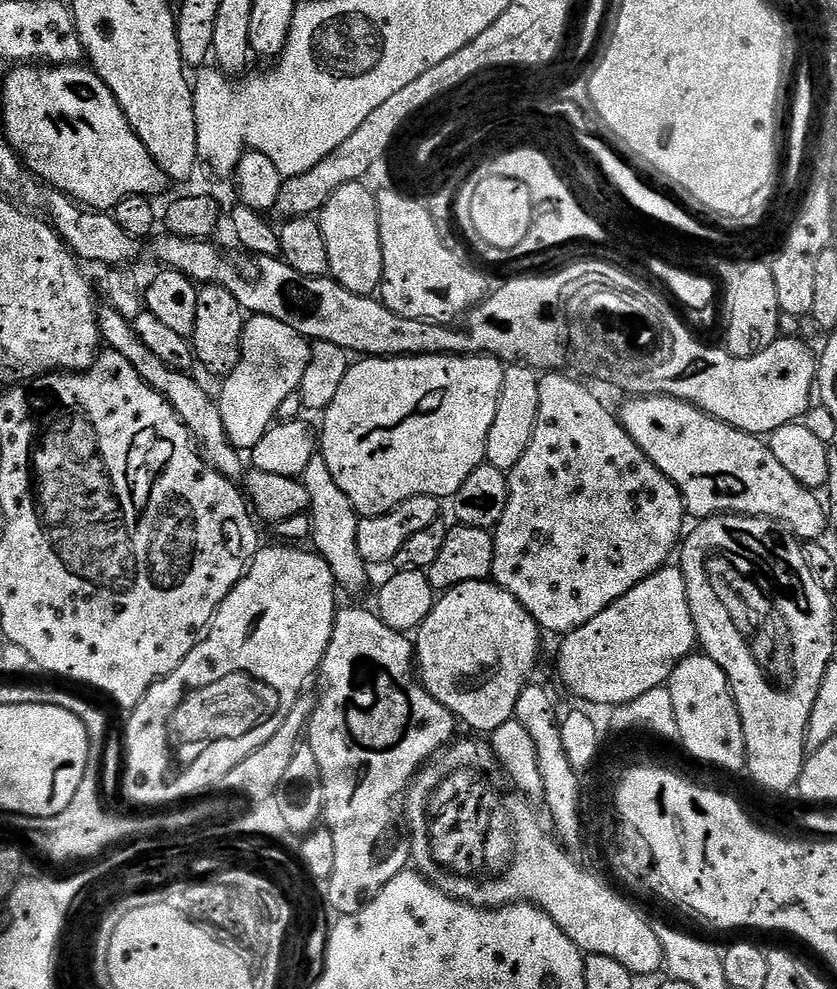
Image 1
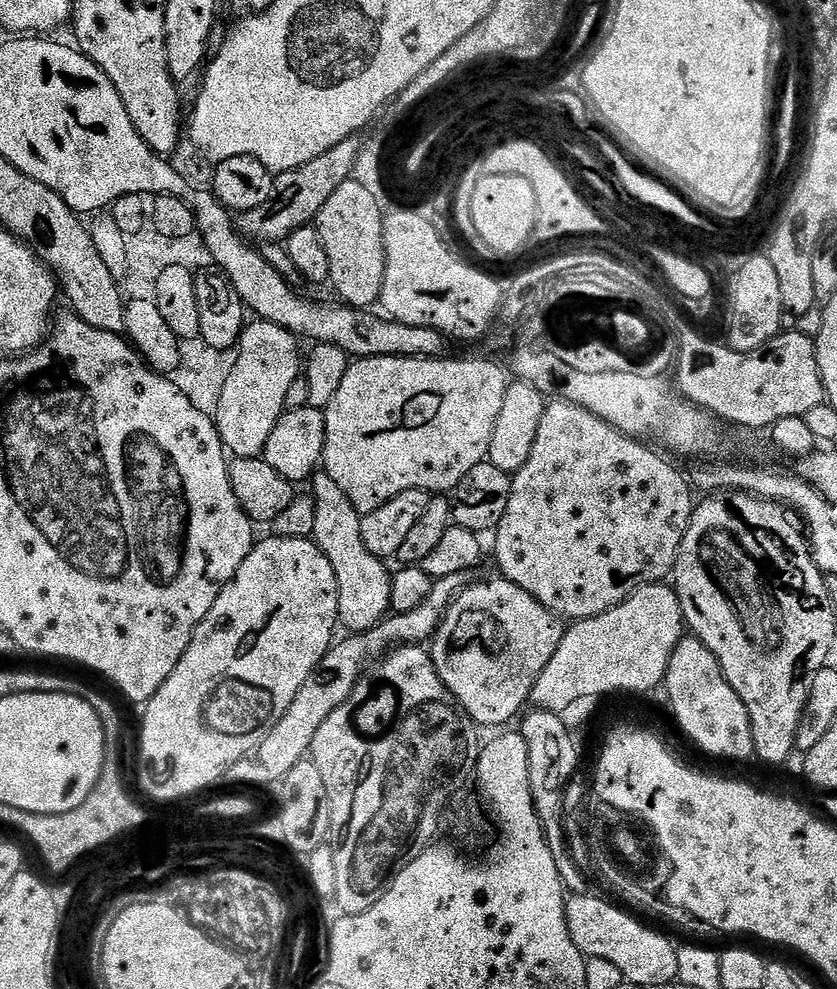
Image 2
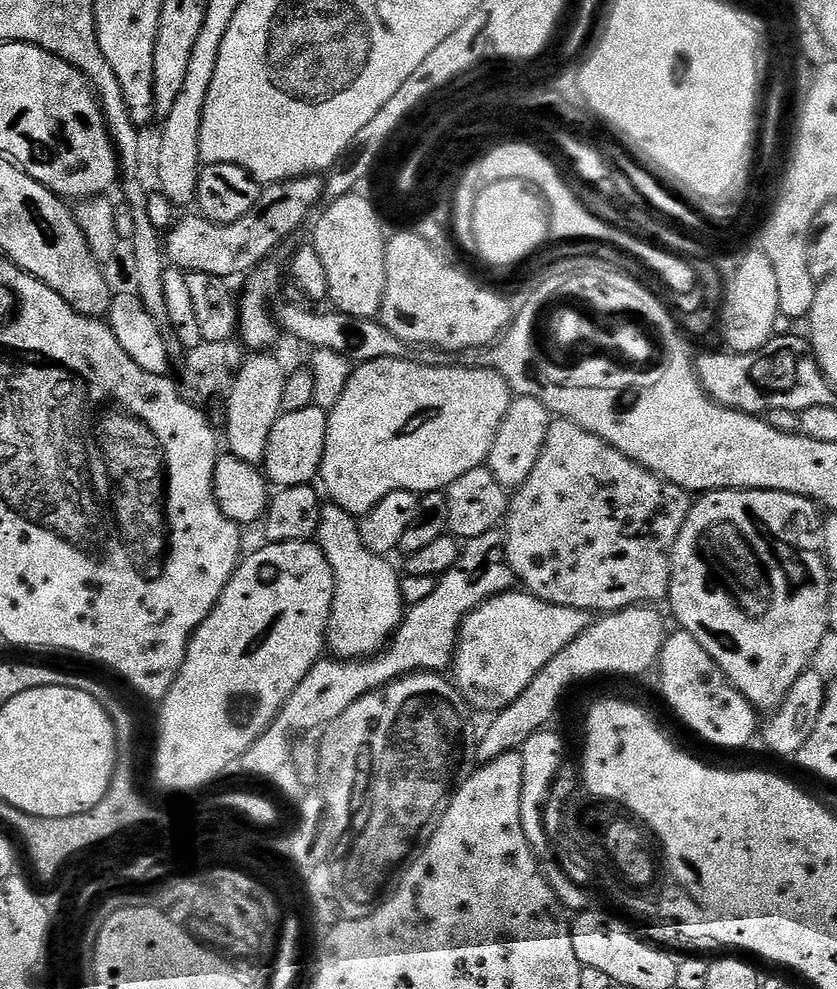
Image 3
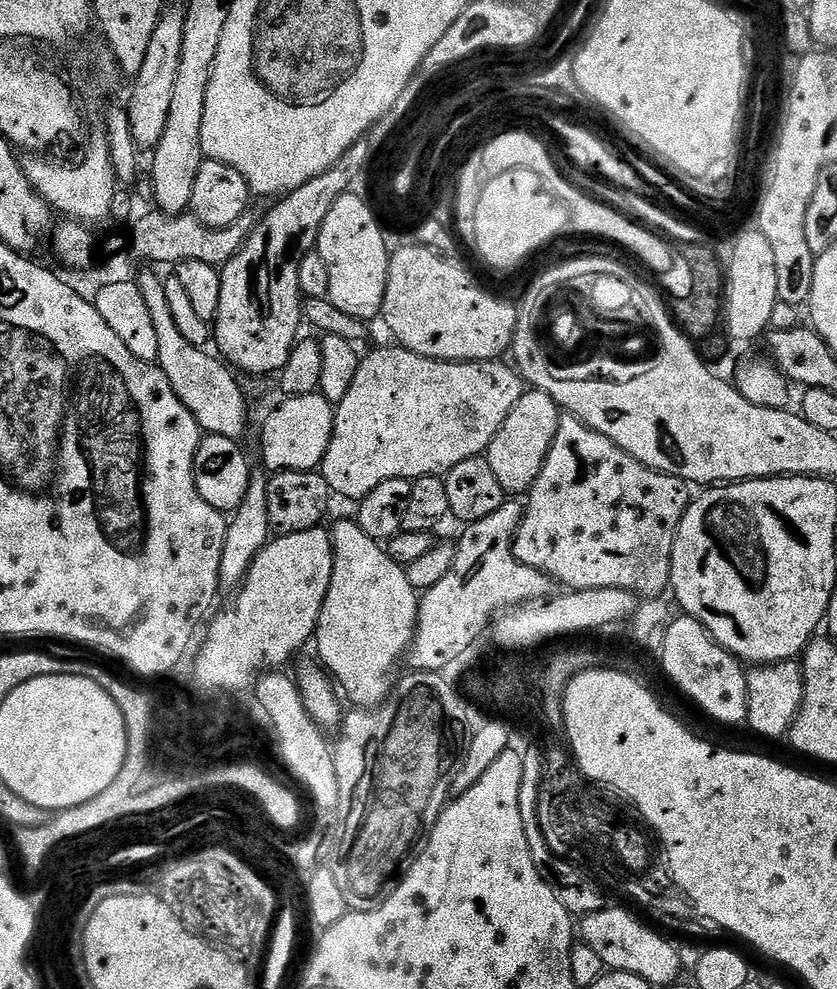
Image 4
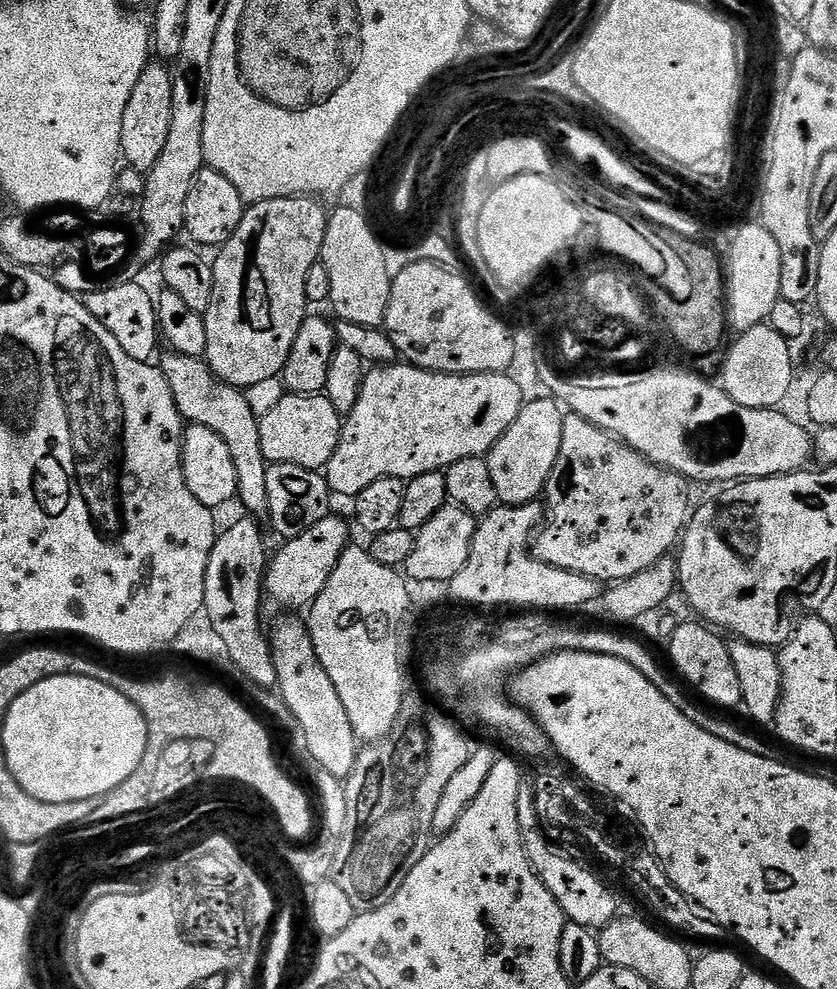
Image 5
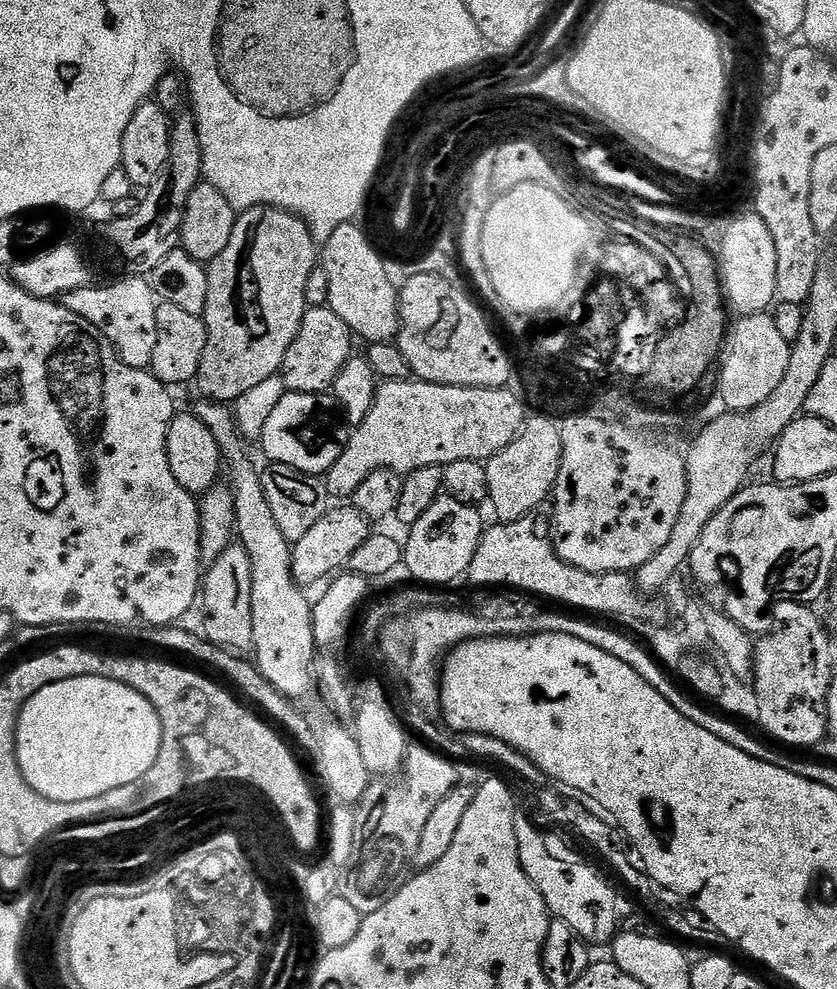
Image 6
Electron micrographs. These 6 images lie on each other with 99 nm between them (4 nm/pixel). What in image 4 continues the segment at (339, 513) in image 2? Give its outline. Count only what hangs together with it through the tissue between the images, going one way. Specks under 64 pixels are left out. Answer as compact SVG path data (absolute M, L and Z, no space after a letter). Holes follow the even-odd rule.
M348 518L331 525L330 535L334 545L334 570L326 602L318 618L314 648L316 644L319 663L342 689L347 703L352 703L349 705L361 709L379 708L393 695L394 680L392 684L391 672L399 660L401 663L405 659L416 637L416 625L420 619L418 590L410 582L405 565L396 561L381 541L366 535L355 519Z

